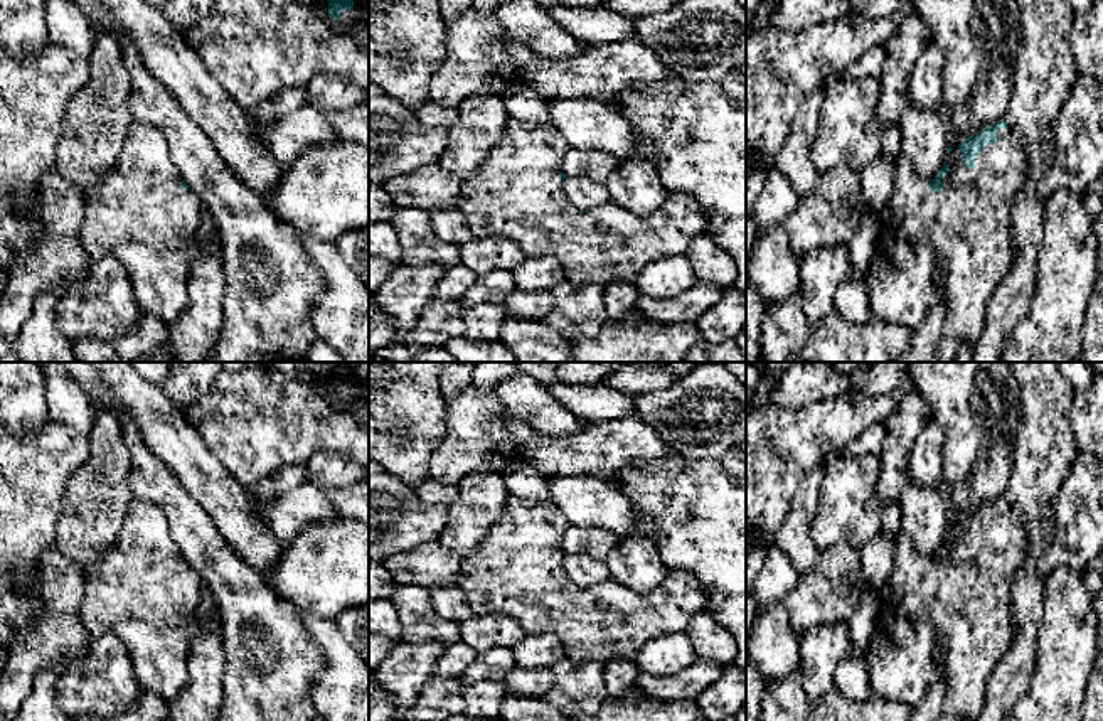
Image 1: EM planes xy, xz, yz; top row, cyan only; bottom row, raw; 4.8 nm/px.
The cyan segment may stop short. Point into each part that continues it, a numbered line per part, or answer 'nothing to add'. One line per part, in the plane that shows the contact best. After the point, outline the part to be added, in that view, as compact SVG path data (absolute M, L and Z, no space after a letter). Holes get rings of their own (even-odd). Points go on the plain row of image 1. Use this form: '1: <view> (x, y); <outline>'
1: yz (969, 602); M999 505L997 519L975 534L975 546L962 542L962 527L946 532L950 551L943 566L931 569L930 558L914 551L904 531L896 532L898 556L886 585L879 590L882 608L928 622L946 644L946 694L938 721L977 721L987 699L987 682L1012 638L1015 573L1027 563L1026 521L1010 507Z

